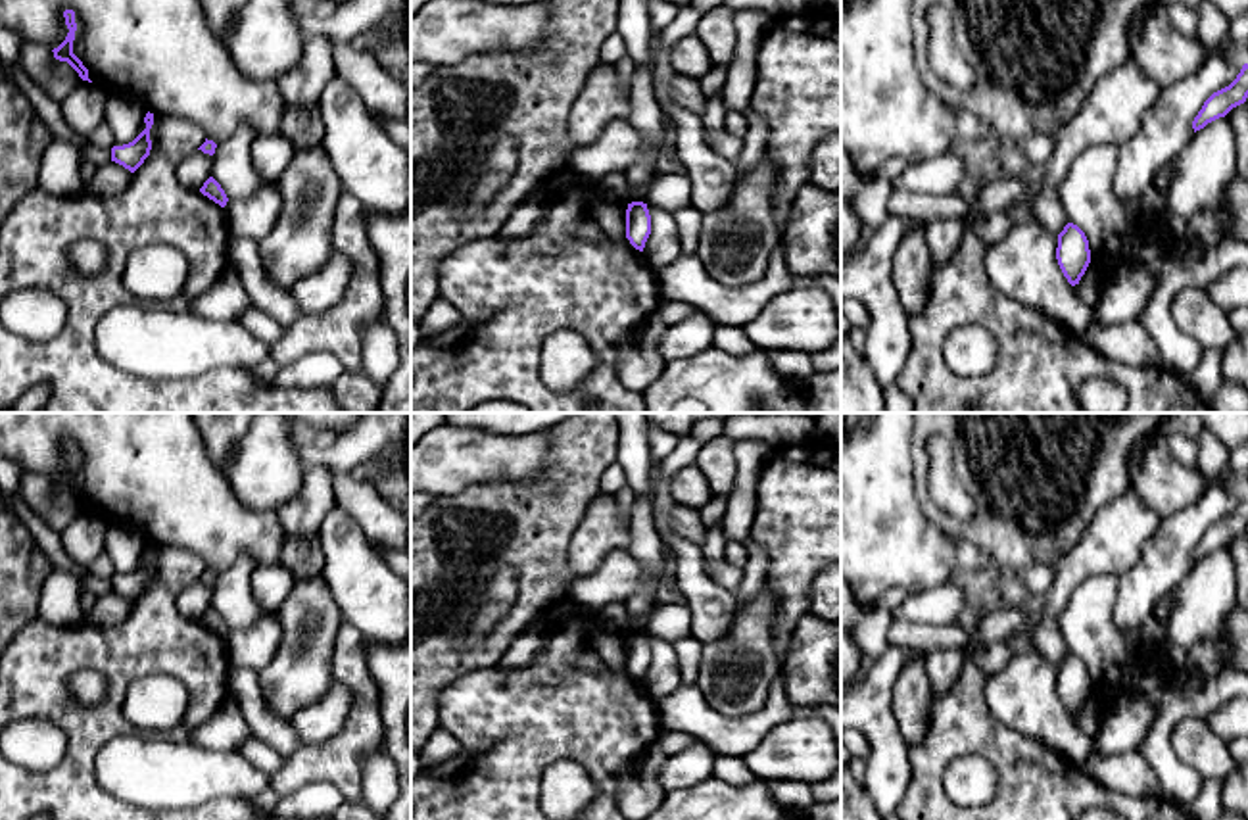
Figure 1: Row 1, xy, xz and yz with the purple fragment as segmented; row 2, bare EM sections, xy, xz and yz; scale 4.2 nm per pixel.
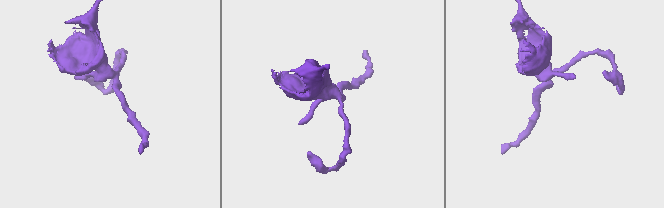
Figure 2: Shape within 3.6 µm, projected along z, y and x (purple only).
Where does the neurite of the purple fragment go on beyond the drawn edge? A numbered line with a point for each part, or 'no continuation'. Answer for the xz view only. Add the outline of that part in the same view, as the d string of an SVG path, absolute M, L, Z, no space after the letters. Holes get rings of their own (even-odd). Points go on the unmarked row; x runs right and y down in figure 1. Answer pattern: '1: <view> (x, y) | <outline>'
no continuation

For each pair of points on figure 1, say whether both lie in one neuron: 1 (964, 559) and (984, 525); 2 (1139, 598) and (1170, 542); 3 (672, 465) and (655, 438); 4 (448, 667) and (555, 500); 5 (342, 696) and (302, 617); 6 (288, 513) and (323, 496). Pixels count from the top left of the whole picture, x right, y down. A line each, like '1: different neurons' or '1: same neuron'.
1: different neurons
2: same neuron
3: different neurons
4: same neuron
5: different neurons
6: same neuron

